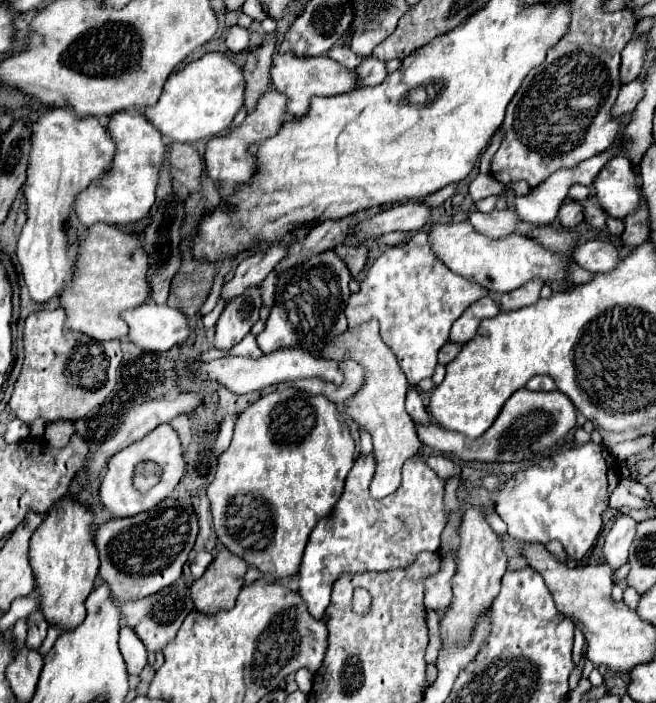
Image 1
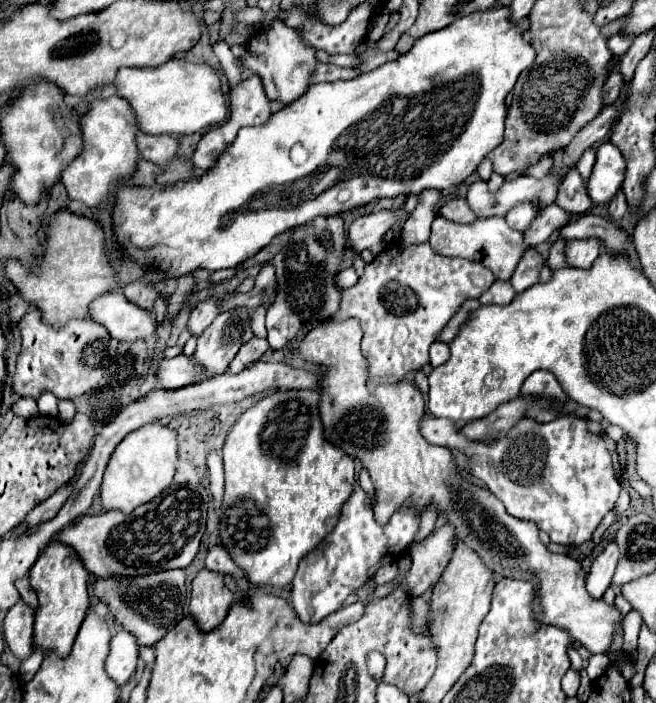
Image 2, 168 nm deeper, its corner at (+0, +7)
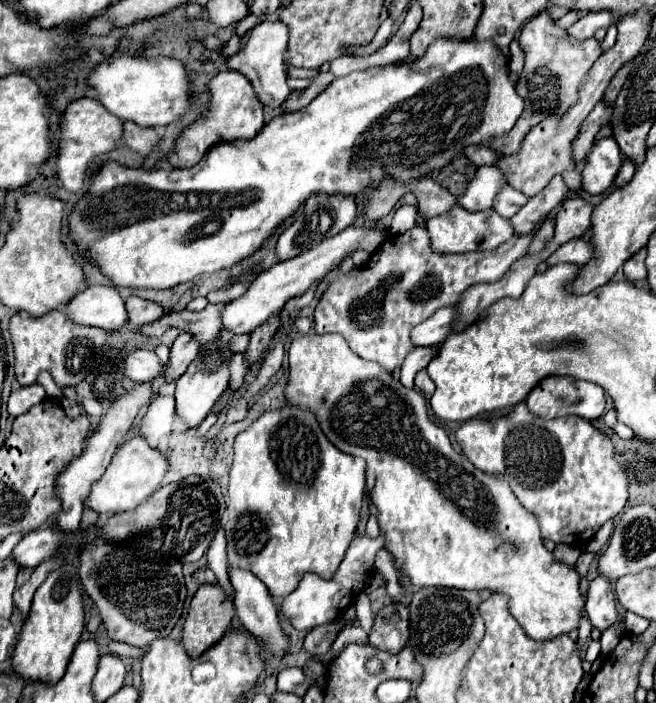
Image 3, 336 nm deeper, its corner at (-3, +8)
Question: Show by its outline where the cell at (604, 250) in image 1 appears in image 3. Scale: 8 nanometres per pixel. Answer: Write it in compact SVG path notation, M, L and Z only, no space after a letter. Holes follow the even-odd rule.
M576 237L564 245L560 245L556 249L556 253L548 259L548 265L558 265L558 263L574 263L574 265L586 265L592 257L592 245L582 239Z

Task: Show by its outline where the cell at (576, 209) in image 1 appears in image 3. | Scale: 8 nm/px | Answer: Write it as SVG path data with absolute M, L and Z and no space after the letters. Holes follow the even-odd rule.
M412 227L404 235L392 235L362 269L340 275L326 289L314 311L316 333L340 333L356 355L380 363L386 371L394 371L394 367L402 367L406 355L414 349L410 331L416 325L432 317L440 307L456 305L468 287L502 279L508 267L528 253L536 231L514 235L494 251L458 255L432 251L430 235L424 227Z

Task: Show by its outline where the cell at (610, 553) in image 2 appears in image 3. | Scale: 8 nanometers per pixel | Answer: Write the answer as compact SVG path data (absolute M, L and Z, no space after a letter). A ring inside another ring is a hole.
M598 575L588 587L586 615L592 623L592 627L596 627L598 631L608 629L618 617L616 595L614 595L614 589L612 589L612 581L604 579L604 575Z

